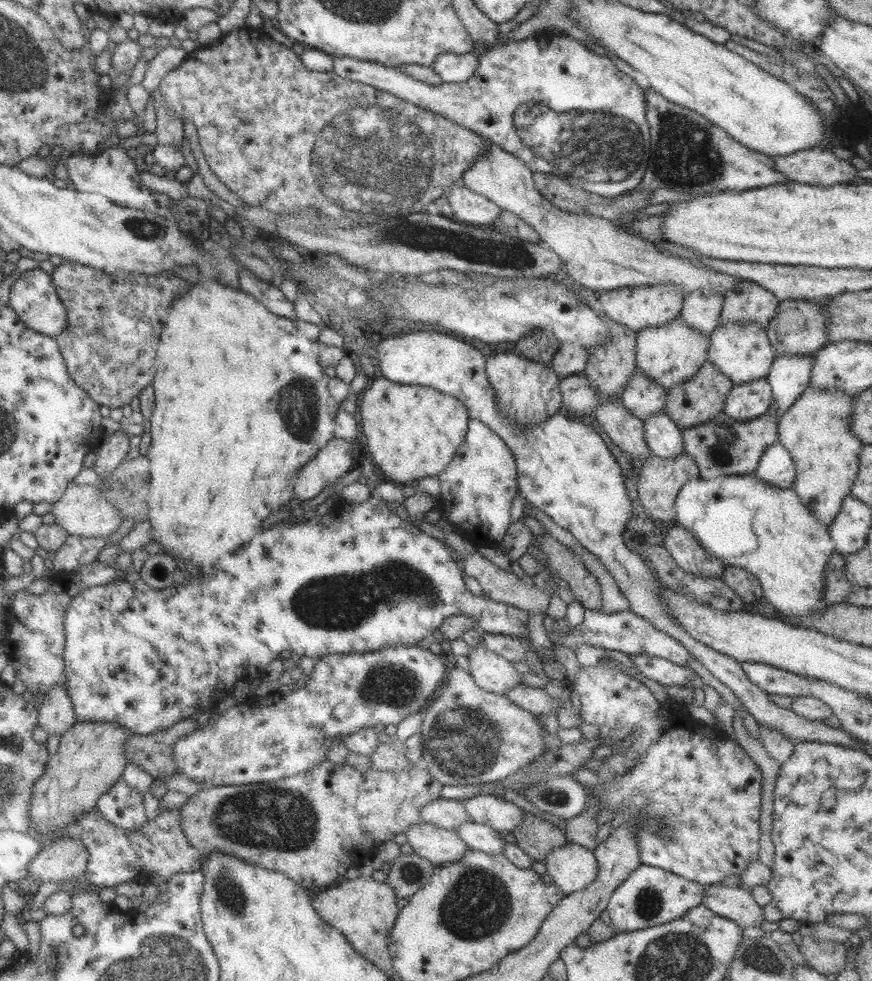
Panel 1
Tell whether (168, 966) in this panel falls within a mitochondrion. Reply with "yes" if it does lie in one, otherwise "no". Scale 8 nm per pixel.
yes

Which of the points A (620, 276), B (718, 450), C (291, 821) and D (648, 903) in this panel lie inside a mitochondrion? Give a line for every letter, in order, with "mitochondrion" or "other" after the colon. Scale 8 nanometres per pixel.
A: mitochondrion
B: mitochondrion
C: mitochondrion
D: mitochondrion

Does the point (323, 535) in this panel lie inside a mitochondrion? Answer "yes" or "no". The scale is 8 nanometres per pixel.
no

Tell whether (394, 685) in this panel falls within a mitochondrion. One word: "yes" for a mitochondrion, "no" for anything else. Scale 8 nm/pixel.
yes

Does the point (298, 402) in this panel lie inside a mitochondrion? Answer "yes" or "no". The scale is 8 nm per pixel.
yes

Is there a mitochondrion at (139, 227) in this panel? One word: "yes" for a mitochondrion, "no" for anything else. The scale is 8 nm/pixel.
yes

